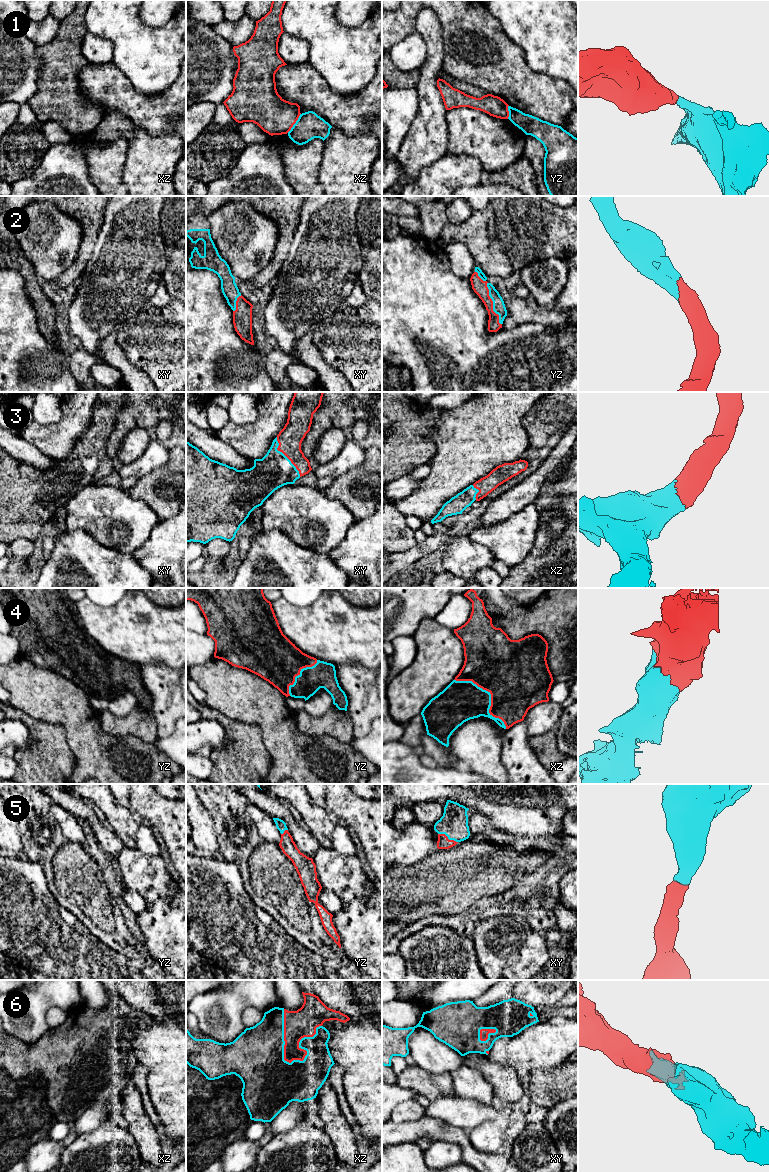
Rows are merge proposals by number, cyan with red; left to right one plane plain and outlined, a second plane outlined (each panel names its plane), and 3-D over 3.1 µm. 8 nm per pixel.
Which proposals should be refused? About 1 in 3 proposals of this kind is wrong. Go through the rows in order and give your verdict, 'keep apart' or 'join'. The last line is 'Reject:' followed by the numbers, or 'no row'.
1: join
2: join
3: join
4: join
5: join
6: join
Reject: no row

